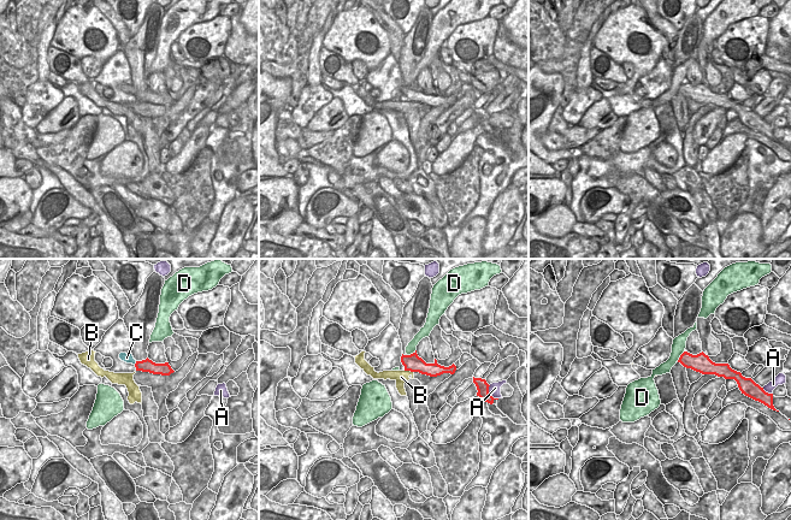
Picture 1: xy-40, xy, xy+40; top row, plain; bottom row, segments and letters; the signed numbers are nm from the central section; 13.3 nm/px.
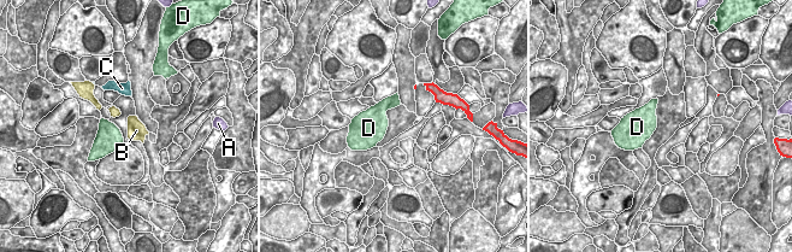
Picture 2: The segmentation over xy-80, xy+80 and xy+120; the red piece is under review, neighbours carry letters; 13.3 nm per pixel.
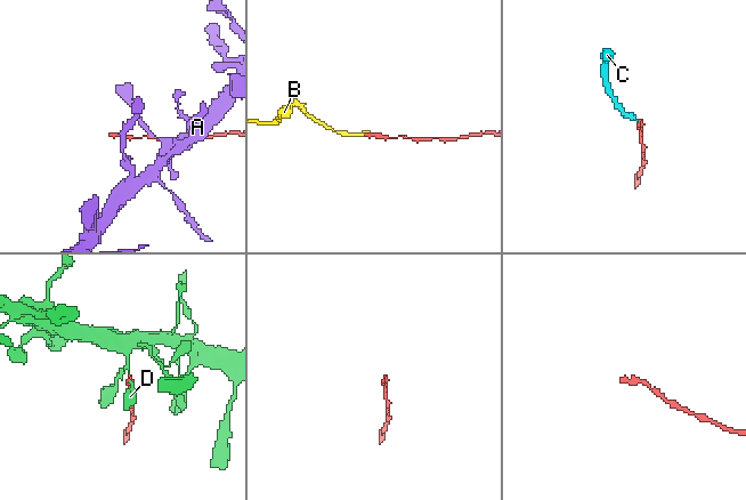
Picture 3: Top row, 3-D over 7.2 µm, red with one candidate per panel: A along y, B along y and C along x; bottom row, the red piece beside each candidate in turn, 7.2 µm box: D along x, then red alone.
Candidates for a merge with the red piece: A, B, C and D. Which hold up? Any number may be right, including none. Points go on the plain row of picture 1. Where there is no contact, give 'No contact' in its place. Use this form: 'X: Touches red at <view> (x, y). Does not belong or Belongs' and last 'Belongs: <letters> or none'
A: Touches red at xy (489, 124). Does not belong
B: Touches red at xy (409, 100). Does not belong
C: Touches red at xy-40 (136, 93). Belongs
D: Touches red at xy (411, 84). Does not belong
Belongs: C.

